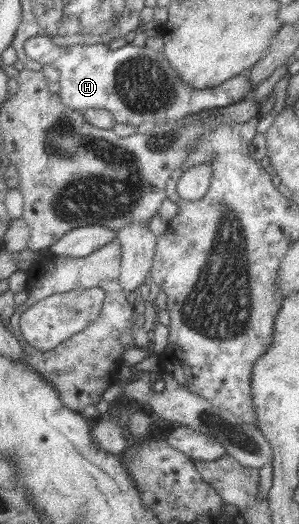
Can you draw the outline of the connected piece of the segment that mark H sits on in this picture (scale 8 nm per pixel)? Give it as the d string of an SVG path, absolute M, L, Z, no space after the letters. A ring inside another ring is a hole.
M34 36L24 41L25 55L40 67L50 66L59 71L58 97L70 109L105 109L115 123L138 127L140 123L178 122L182 117L198 113L202 109L214 109L234 104L254 89L247 74L242 73L206 89L192 89L180 79L161 50L153 51L146 46L126 44L118 49L108 49L106 44L72 45L57 47L51 38Z

